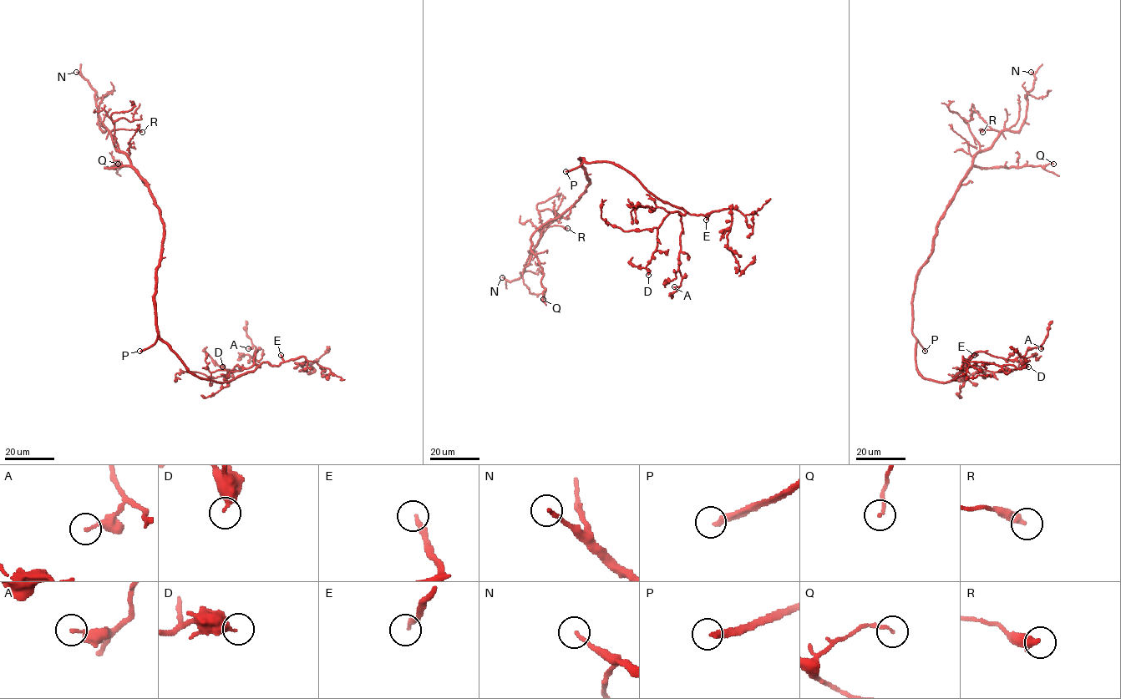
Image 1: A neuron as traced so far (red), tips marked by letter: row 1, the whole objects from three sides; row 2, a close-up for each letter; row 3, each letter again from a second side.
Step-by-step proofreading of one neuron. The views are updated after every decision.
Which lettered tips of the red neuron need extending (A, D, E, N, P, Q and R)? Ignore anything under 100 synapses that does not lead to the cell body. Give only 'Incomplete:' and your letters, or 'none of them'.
Incomplete: E, P

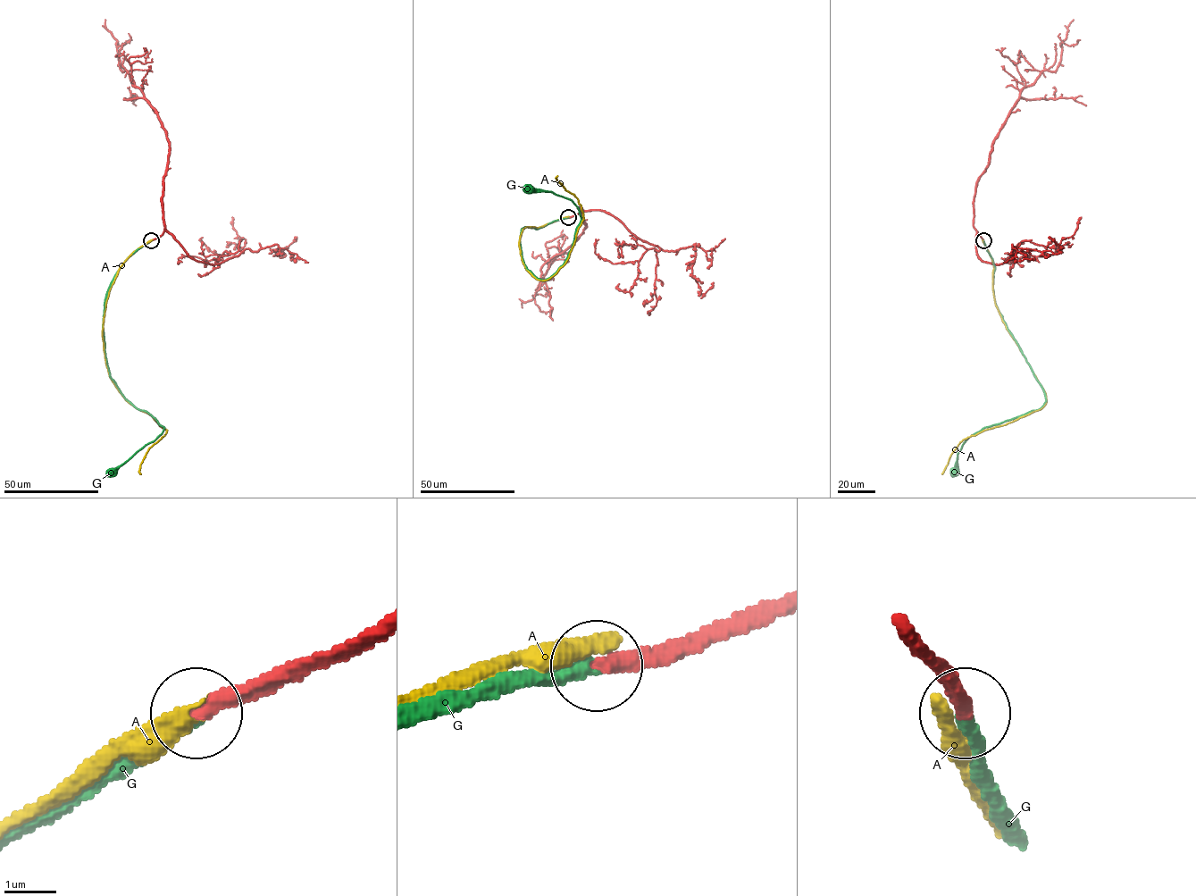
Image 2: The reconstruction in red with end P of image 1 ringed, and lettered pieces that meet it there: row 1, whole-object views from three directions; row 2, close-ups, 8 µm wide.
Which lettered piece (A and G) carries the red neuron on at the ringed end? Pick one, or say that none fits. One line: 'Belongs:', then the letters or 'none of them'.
Belongs: G

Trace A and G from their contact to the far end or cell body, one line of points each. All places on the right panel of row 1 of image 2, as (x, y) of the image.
A: (982, 240), (993, 268), (995, 305), (1045, 391), (1046, 403), (1011, 422), (966, 438), (951, 455), (942, 474)
G: (983, 240), (994, 268), (999, 312), (1046, 401), (1039, 409), (971, 435), (958, 453), (954, 472)

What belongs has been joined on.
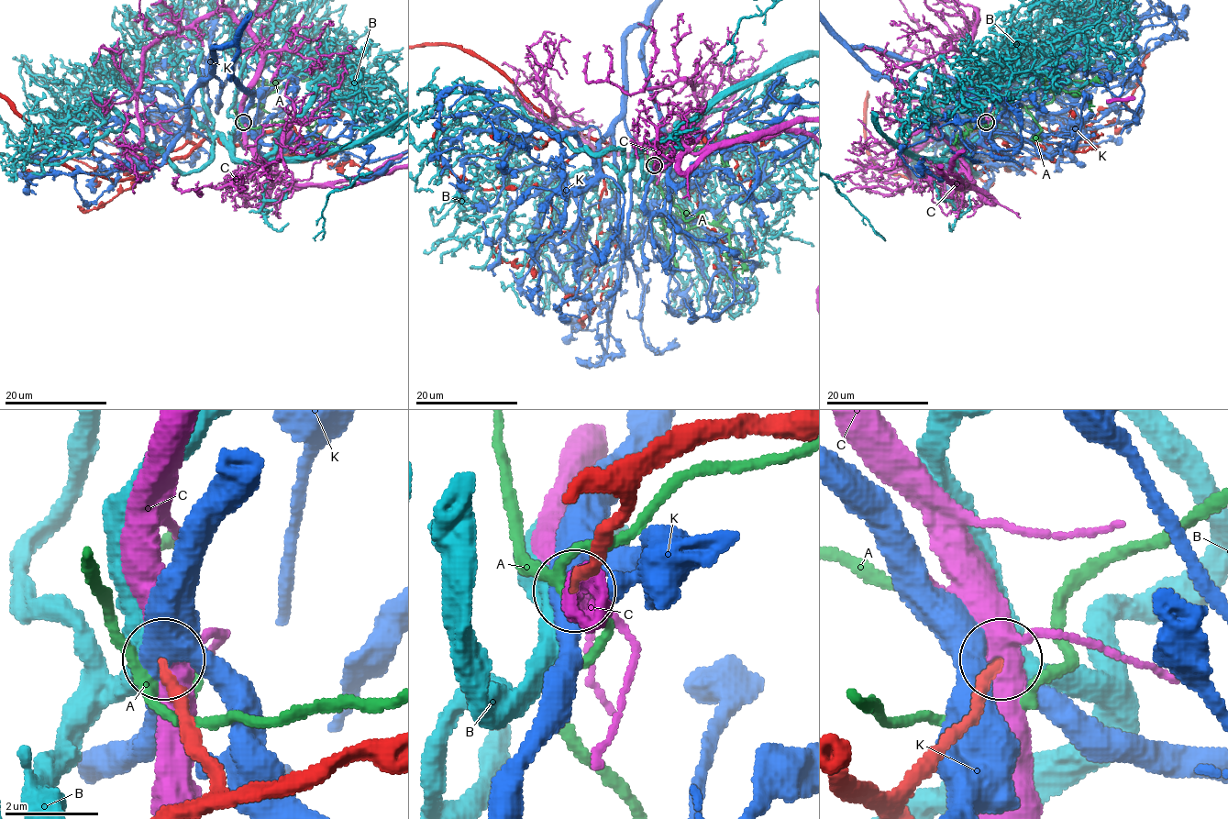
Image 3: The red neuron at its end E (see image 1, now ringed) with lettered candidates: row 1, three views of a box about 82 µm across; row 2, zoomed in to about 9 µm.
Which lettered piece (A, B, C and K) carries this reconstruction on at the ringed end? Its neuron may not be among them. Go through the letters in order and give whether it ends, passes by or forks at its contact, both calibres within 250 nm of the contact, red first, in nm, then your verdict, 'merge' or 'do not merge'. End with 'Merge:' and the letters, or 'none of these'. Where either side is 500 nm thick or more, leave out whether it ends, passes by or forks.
A: it forks | 300/220 nm | do not merge
B: it passes by | 240/460 nm | do not merge
C: 340/600 nm | do not merge
K: 280/500 nm | do not merge
Merge: none of these

